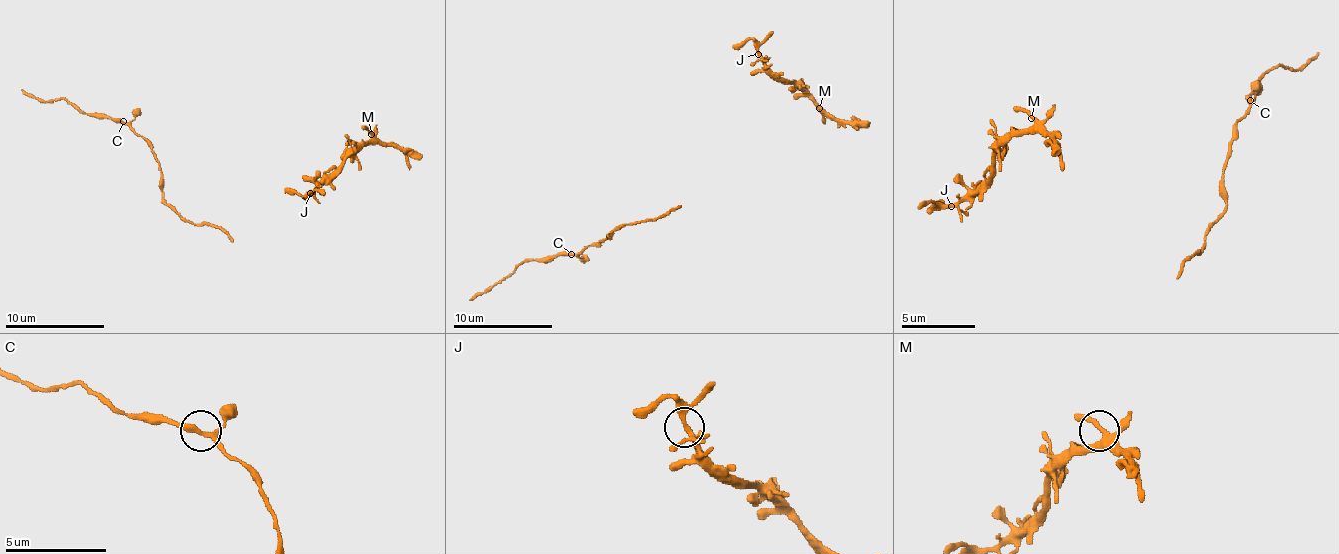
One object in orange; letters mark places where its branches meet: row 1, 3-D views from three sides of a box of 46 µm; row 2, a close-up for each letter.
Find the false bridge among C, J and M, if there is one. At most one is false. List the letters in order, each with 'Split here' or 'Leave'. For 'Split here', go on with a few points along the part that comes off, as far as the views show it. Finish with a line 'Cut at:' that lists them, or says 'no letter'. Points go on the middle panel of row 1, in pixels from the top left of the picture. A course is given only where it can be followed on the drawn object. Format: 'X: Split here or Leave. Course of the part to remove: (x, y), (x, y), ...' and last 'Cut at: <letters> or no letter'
C: Leave
J: Leave
M: Leave
Cut at: no letter

